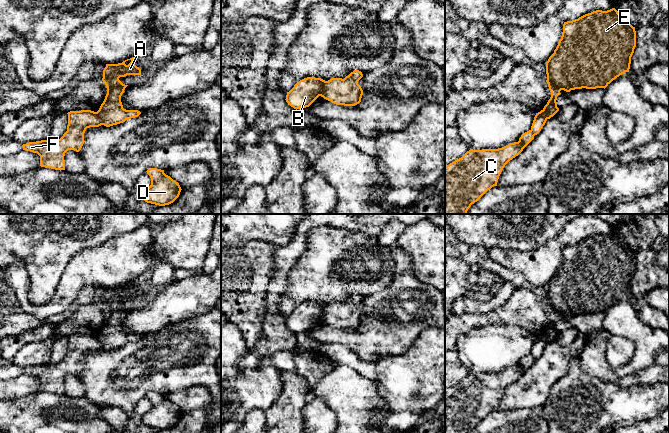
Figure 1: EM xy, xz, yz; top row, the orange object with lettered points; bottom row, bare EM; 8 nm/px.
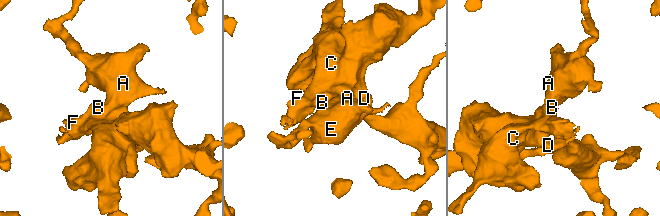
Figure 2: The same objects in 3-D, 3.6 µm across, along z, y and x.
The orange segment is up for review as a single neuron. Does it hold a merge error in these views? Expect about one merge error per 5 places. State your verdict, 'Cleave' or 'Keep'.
Cleave

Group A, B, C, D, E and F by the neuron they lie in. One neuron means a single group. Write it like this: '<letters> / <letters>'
A D E / B C F

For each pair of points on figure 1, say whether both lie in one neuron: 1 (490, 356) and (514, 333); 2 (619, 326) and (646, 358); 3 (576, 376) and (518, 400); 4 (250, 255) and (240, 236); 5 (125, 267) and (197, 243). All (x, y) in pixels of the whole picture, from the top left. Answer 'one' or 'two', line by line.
1: one
2: one
3: two
4: two
5: two

